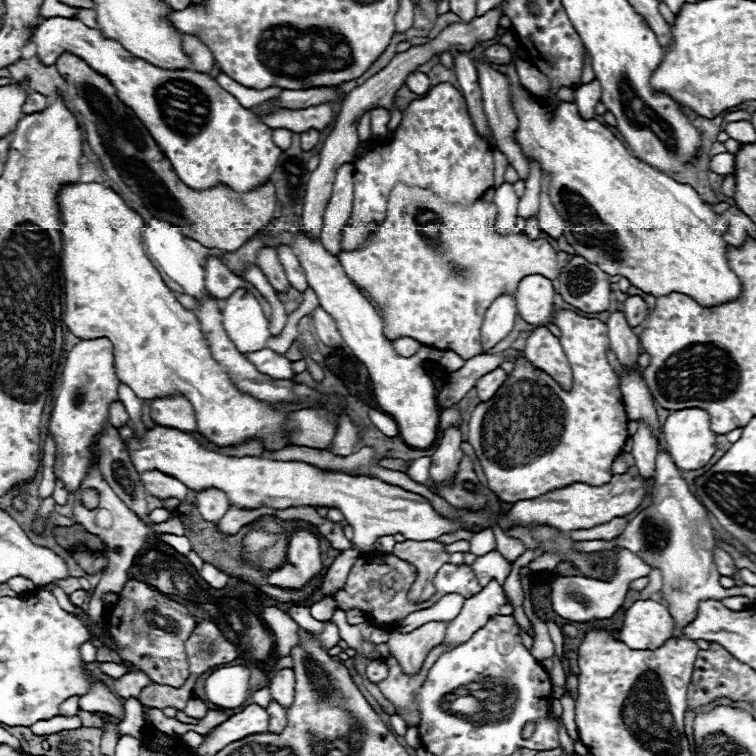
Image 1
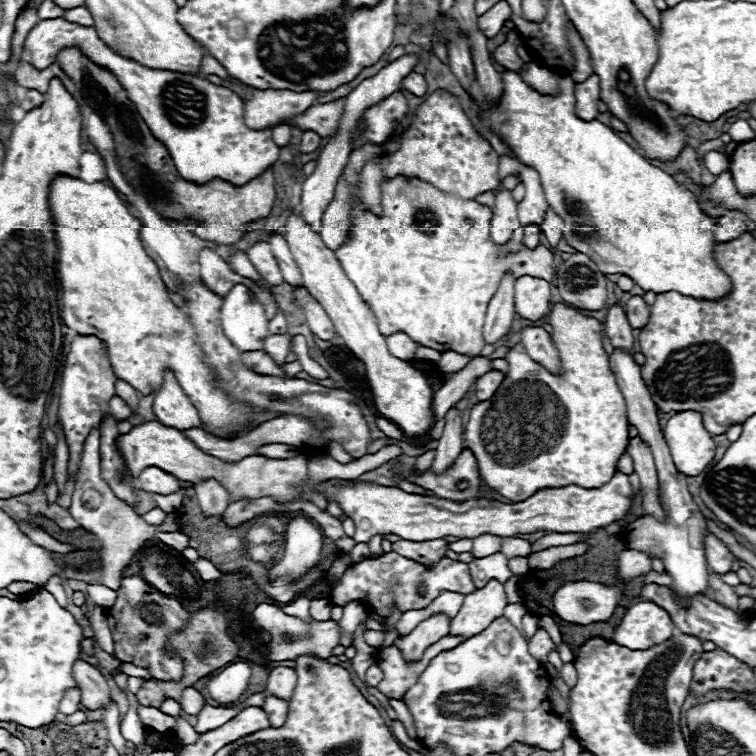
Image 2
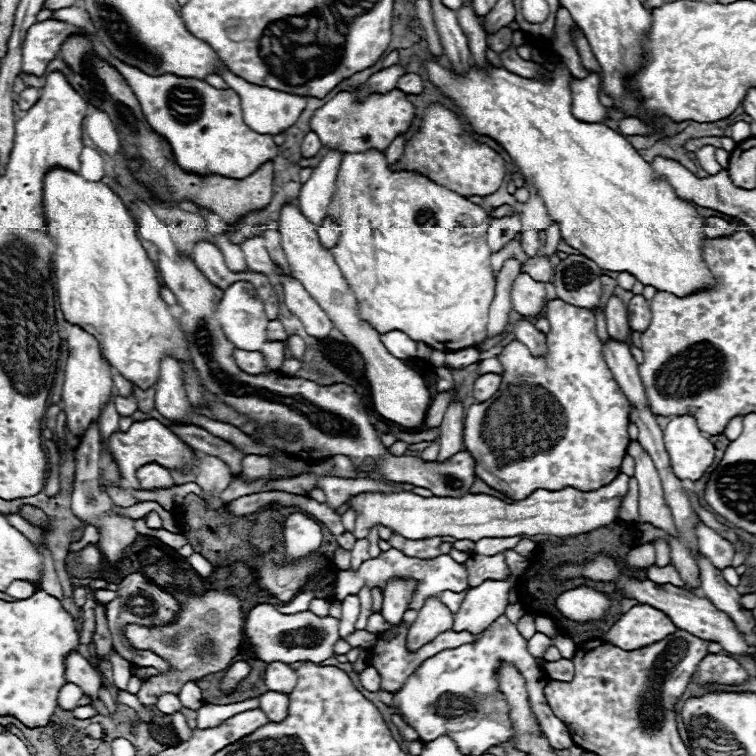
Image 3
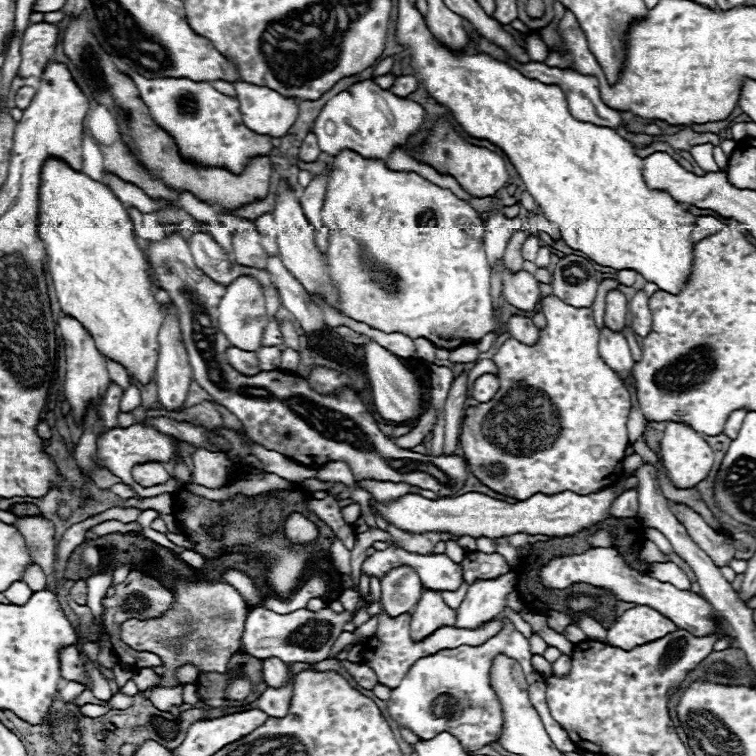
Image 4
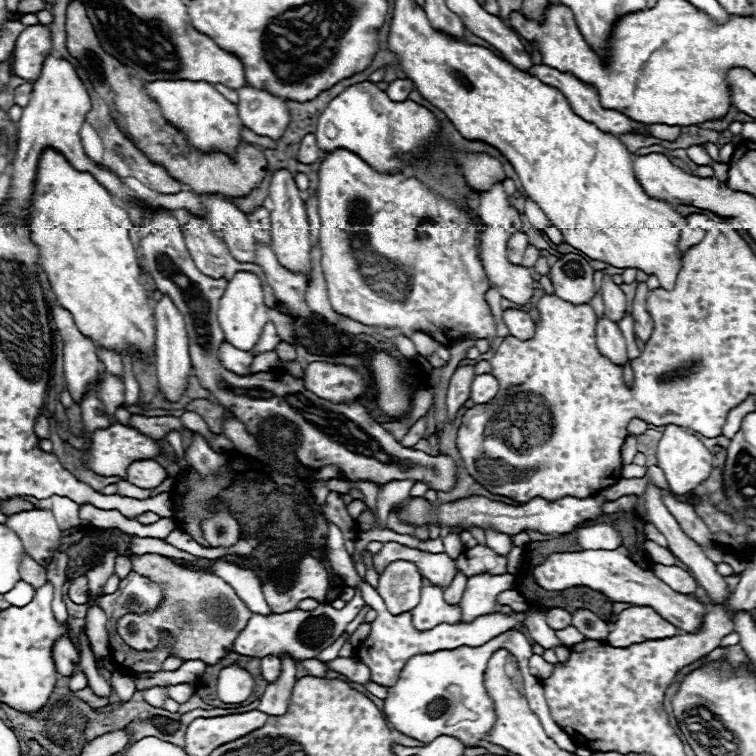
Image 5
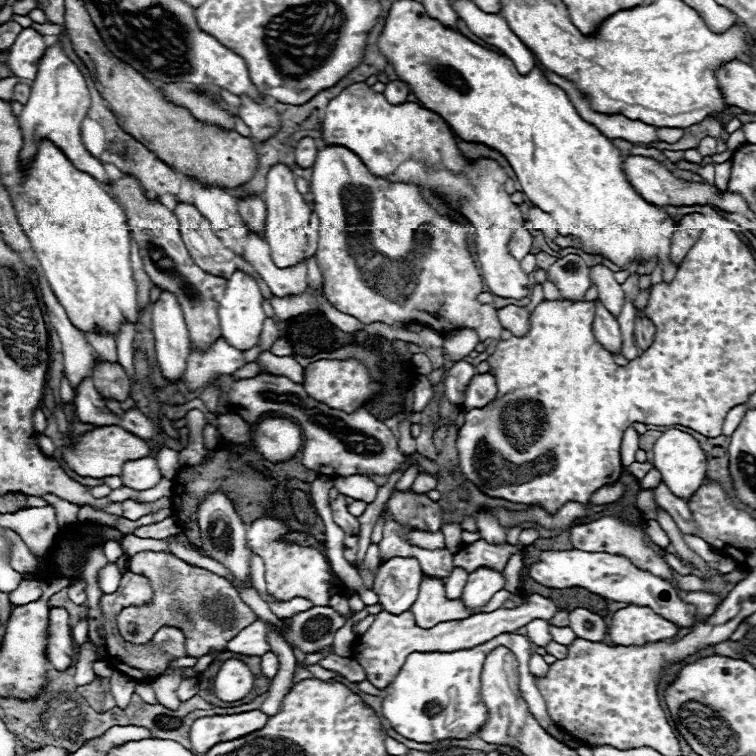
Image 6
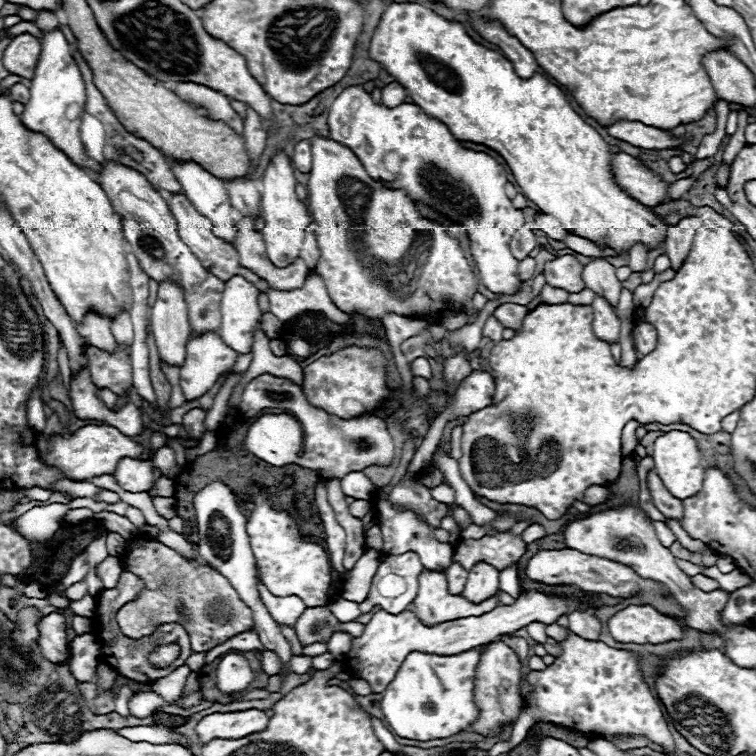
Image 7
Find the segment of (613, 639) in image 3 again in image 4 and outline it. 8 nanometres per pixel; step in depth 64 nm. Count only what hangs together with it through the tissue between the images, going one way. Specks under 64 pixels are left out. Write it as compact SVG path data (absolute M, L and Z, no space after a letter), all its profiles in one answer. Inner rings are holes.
M634 606L626 610L608 630L606 644L622 650L632 650L634 646L658 640L678 628L664 618L660 612L648 606Z

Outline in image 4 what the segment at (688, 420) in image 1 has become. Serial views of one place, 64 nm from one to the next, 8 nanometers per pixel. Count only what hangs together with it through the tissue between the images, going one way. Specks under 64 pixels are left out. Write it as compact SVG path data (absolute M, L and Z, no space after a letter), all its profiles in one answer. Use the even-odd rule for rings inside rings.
M668 422L660 440L662 462L672 484L680 490L702 482L714 462L714 450L686 424Z

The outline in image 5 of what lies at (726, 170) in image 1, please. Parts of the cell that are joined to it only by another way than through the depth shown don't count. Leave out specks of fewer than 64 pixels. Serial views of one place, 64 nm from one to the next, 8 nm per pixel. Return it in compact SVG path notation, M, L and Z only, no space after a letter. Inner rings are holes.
M690 146L690 148L686 148L686 154L688 154L688 158L690 158L694 164L698 164L698 166L712 164L712 158L704 152L702 146Z

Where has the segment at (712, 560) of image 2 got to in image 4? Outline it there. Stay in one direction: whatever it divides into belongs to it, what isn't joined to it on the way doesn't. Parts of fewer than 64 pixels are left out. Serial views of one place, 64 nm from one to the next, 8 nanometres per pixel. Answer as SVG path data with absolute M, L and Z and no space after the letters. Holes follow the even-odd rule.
M670 502L670 508L672 508L672 514L676 514L676 518L688 530L688 536L692 536L692 540L700 548L704 548L704 552L708 552L708 556L712 556L716 566L726 566L734 558L732 540L718 534L714 528L710 528L698 512L694 512L690 506L672 504L672 502Z

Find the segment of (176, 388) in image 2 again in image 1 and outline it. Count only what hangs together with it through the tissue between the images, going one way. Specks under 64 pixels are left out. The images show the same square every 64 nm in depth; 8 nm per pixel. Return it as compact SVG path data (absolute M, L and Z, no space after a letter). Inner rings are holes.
M180 394L154 398L150 404L150 416L158 426L176 428L182 432L194 432L198 428L192 404Z

